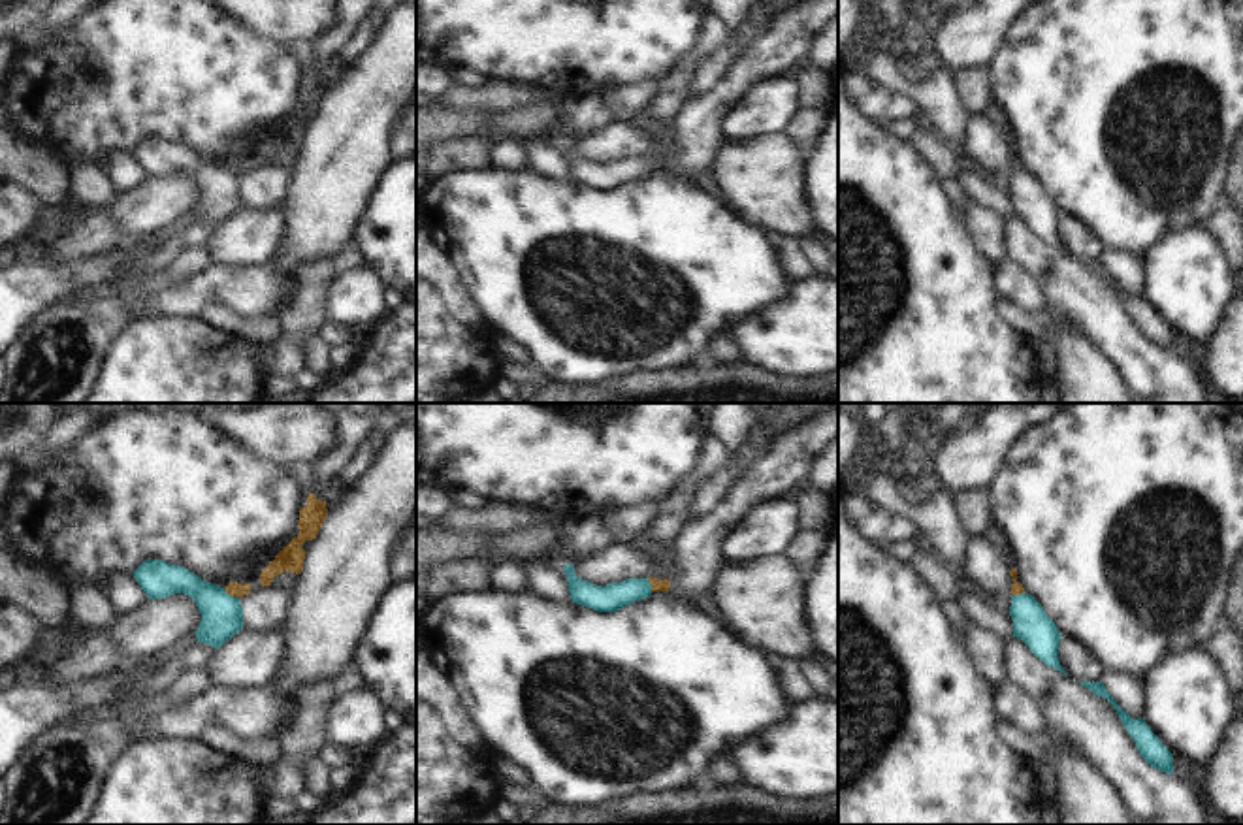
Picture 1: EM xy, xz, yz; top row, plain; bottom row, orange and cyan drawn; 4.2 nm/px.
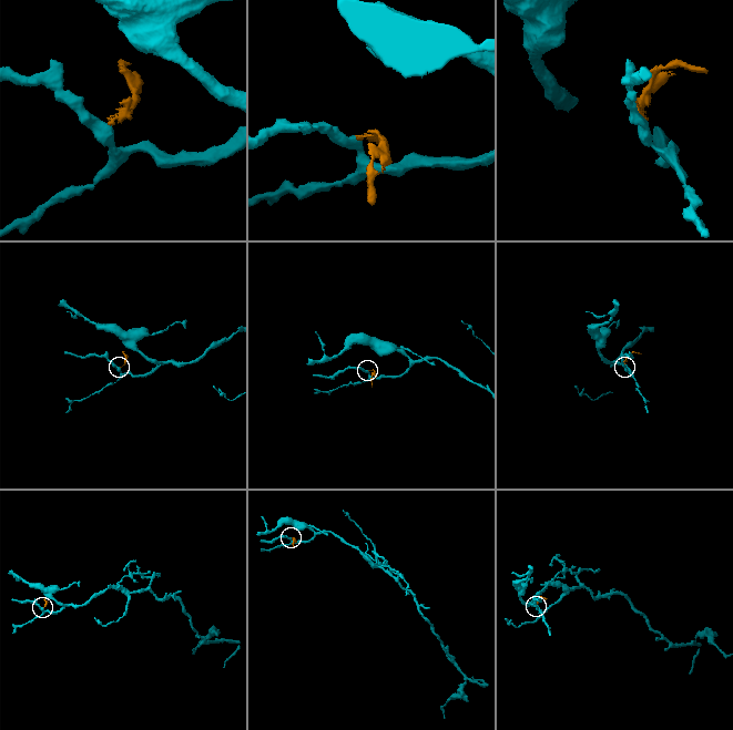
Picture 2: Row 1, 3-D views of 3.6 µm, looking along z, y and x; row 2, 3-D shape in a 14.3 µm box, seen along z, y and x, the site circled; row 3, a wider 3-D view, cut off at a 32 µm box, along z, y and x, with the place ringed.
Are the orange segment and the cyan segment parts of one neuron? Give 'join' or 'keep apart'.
keep apart

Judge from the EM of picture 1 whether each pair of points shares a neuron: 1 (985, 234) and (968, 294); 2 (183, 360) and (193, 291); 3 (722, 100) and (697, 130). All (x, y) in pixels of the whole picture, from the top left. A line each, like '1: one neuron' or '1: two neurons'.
1: two neurons
2: two neurons
3: one neuron

